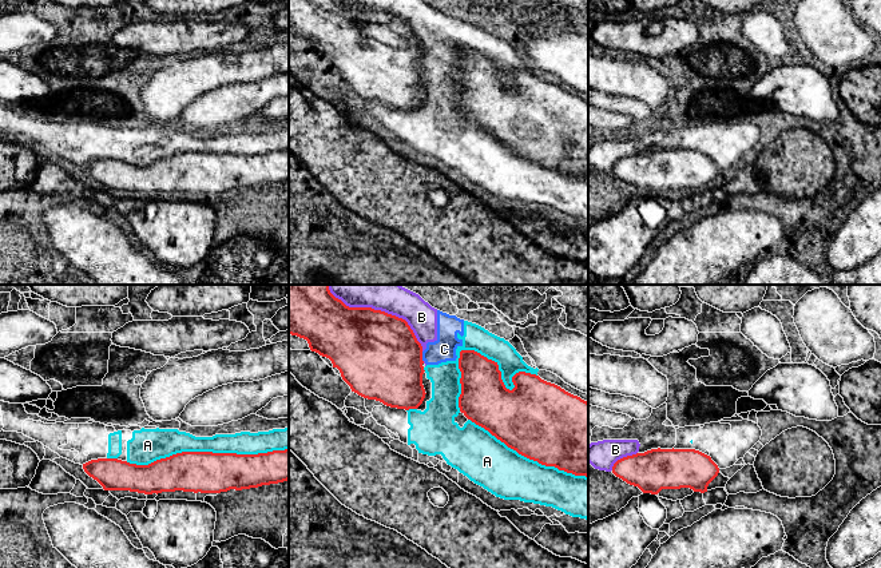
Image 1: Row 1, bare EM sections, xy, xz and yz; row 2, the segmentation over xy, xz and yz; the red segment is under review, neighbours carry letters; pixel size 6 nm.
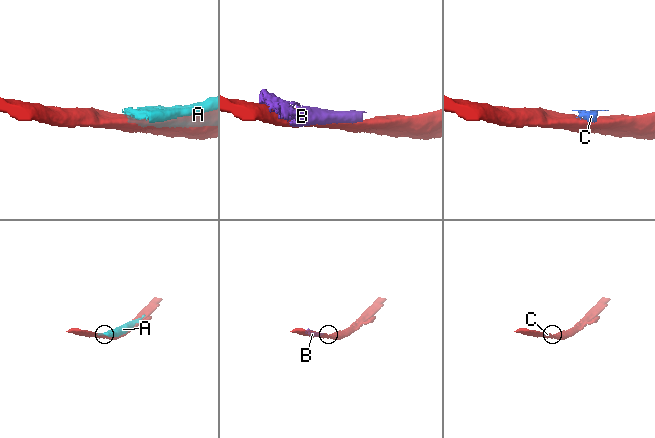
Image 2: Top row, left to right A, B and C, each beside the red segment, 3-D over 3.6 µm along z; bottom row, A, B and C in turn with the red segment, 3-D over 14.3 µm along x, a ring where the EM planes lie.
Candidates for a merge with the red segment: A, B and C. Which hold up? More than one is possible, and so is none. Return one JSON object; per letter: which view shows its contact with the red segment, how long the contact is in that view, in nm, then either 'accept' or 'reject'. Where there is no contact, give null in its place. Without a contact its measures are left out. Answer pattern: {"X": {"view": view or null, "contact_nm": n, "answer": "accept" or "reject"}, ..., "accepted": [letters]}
{"A": {"view": "xz", "contact_nm": 500, "answer": "reject"}, "B": {"view": "xz", "contact_nm": 700, "answer": "reject"}, "C": {"view": "xz", "contact_nm": 60, "answer": "reject"}, "accepted": []}

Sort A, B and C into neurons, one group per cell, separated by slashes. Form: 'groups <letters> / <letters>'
groups A B C

